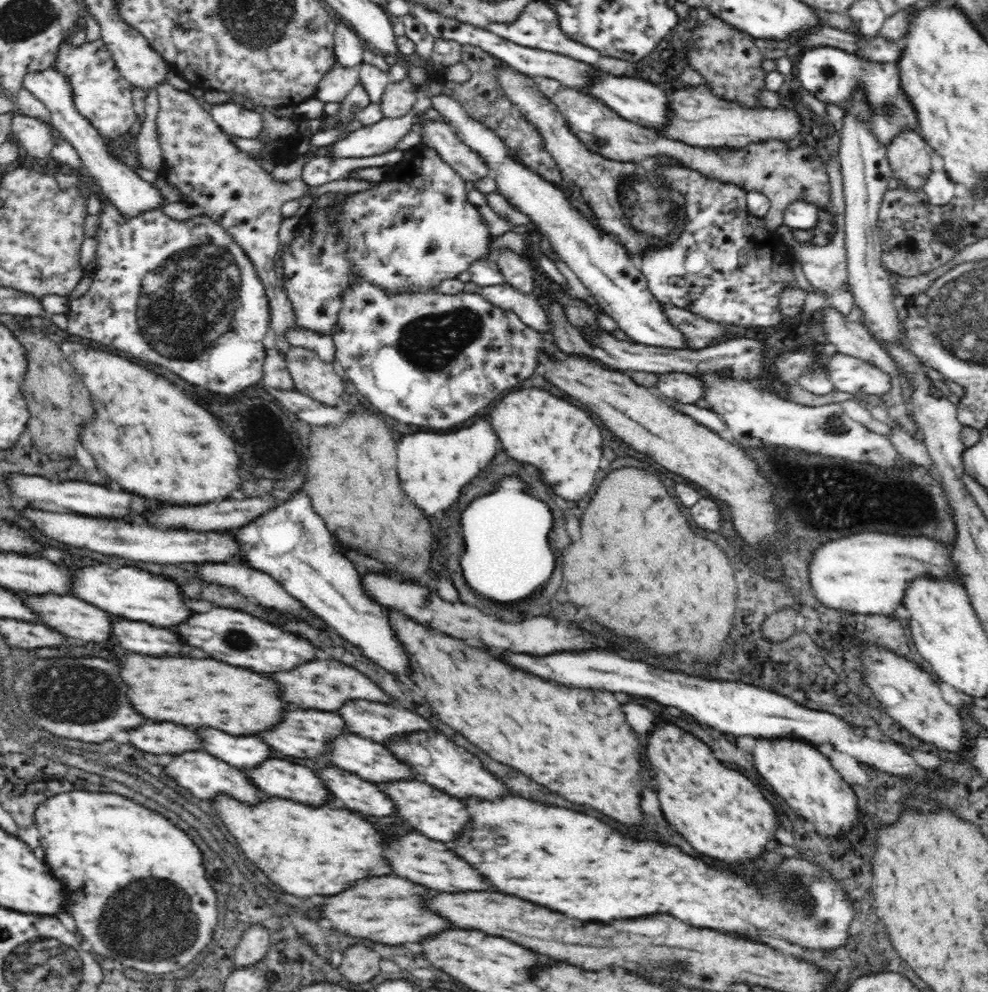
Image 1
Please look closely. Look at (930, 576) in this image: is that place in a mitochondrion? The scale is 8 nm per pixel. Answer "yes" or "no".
no

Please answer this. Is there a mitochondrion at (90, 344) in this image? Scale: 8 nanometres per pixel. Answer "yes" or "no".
no

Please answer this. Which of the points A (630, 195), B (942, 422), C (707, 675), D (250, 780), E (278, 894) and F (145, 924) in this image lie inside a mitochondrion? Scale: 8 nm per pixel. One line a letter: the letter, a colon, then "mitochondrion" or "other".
A: mitochondrion
B: other
C: other
D: other
E: other
F: mitochondrion

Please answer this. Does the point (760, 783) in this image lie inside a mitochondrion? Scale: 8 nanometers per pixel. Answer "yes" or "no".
no

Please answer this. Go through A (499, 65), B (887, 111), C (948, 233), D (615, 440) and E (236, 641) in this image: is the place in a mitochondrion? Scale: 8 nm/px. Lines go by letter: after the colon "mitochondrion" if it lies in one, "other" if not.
A: other
B: mitochondrion
C: mitochondrion
D: other
E: mitochondrion

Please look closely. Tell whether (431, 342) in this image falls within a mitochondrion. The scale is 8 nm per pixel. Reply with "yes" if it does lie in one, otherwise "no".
yes

